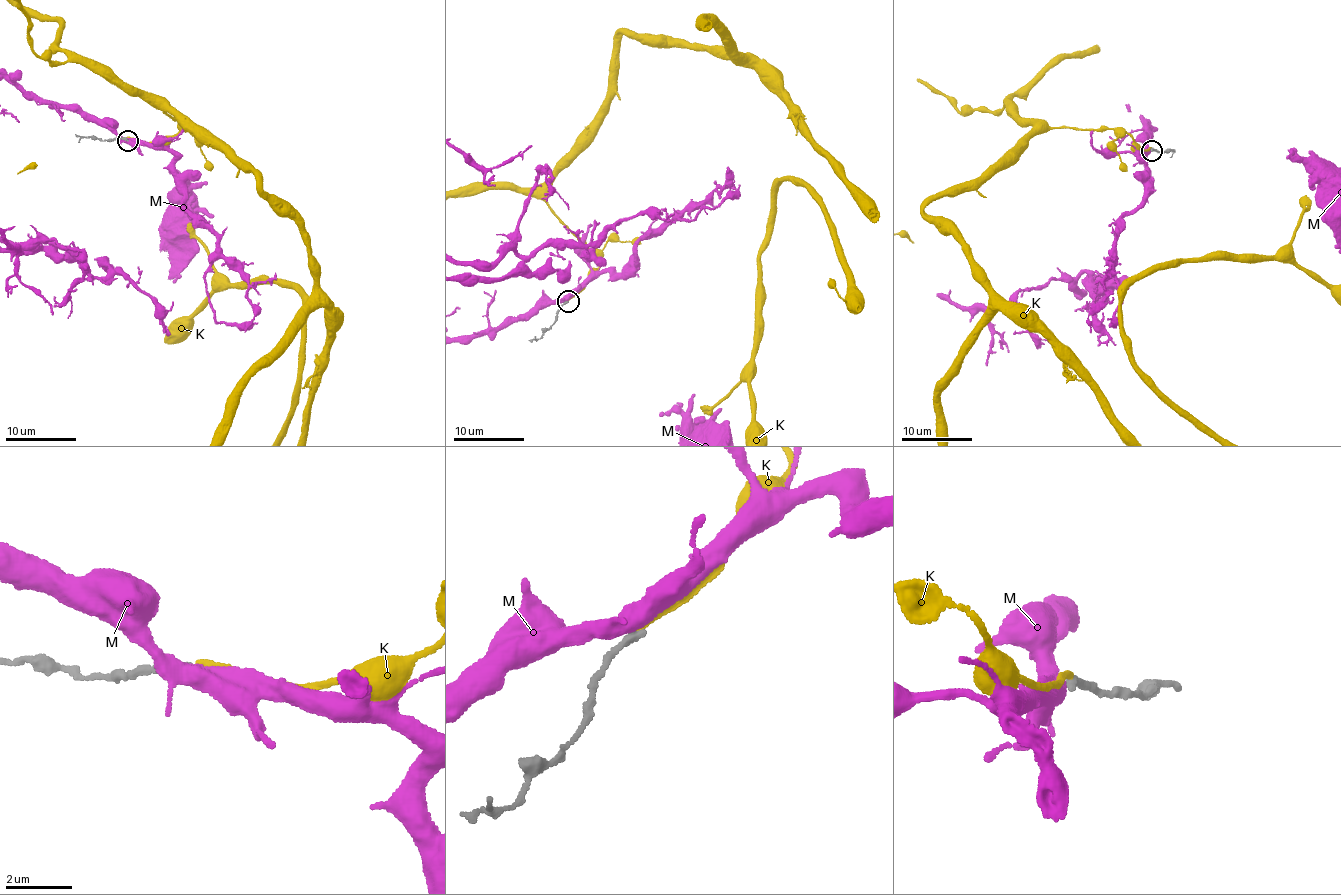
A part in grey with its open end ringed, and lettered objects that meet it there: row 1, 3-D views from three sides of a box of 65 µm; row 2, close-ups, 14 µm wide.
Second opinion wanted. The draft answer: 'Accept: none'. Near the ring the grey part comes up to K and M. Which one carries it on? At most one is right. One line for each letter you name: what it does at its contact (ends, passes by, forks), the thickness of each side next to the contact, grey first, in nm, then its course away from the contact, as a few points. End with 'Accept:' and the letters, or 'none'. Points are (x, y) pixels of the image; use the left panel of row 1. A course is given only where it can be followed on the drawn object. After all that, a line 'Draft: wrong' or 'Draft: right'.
Accept: none
Draft: right

